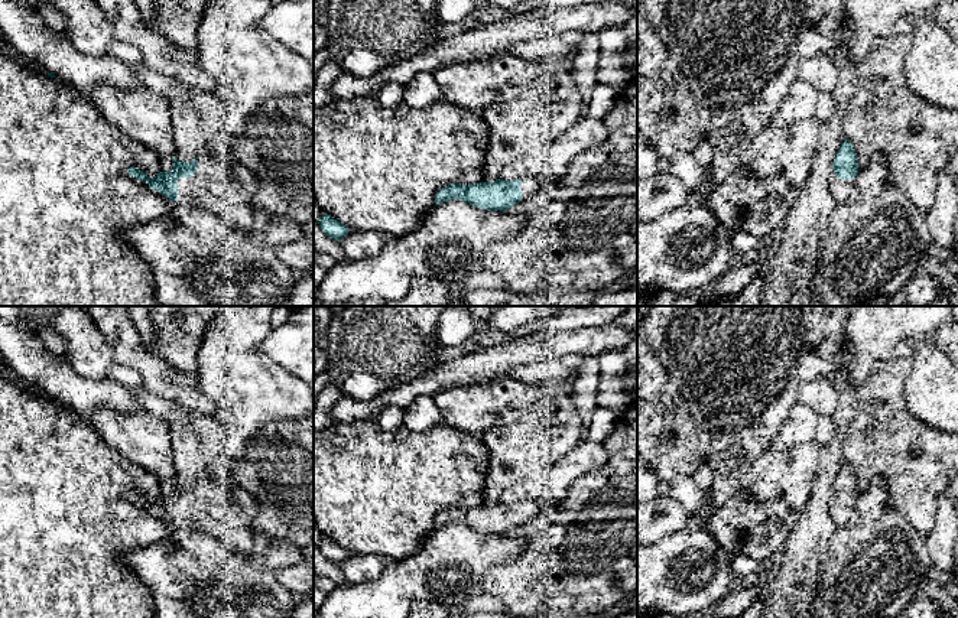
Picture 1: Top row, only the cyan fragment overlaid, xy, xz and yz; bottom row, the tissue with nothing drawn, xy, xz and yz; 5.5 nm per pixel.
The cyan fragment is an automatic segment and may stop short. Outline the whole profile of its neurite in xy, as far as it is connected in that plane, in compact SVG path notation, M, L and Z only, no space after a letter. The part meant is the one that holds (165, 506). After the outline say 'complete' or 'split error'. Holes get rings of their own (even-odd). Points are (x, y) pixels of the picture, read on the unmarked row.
M173 481L173 492L171 495L159 495L155 501L149 501L134 489L130 489L127 495L133 501L147 505L153 514L163 517L175 526L178 523L178 502L195 498L198 492L197 485L197 481L192 485L182 485Z; complete

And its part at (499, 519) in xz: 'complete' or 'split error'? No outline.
complete

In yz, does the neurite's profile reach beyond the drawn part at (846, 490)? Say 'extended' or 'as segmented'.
as segmented

